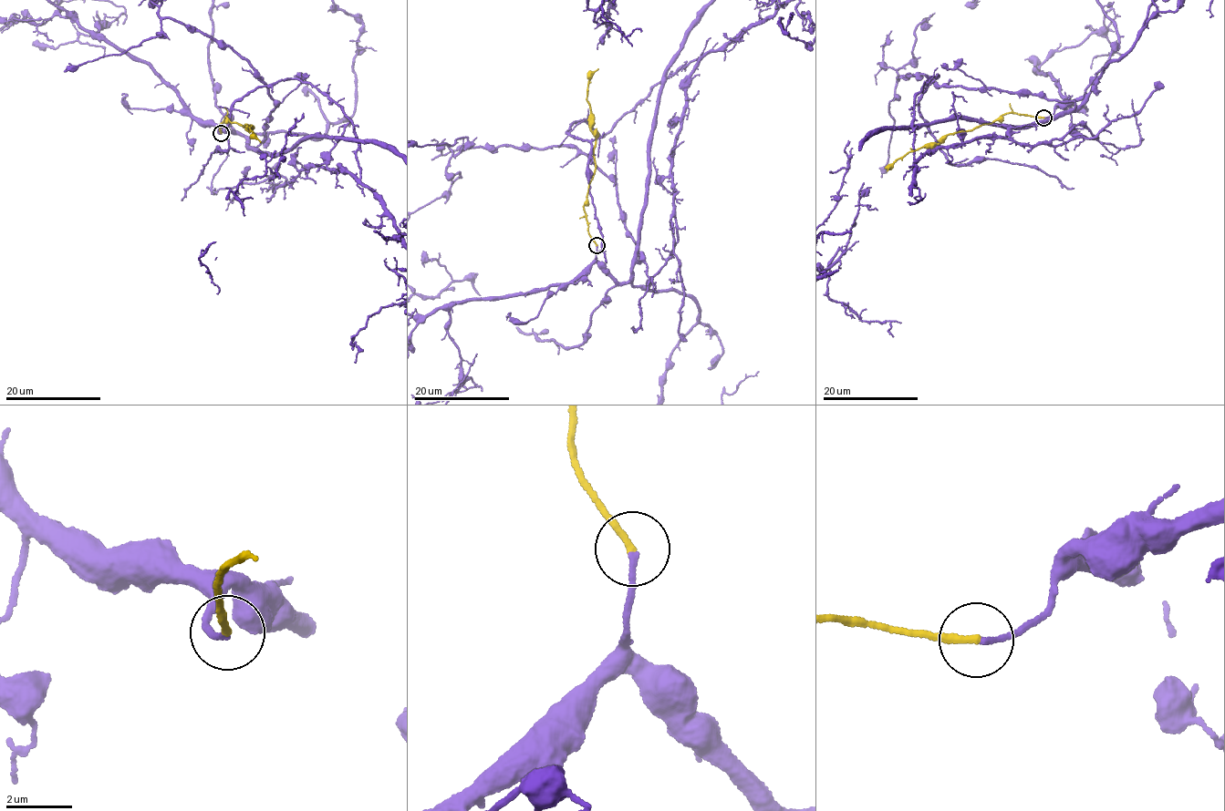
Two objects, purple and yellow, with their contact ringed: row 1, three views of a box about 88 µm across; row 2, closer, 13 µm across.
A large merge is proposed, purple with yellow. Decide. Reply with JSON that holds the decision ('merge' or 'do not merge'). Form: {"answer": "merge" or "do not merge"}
{"answer": "merge"}

